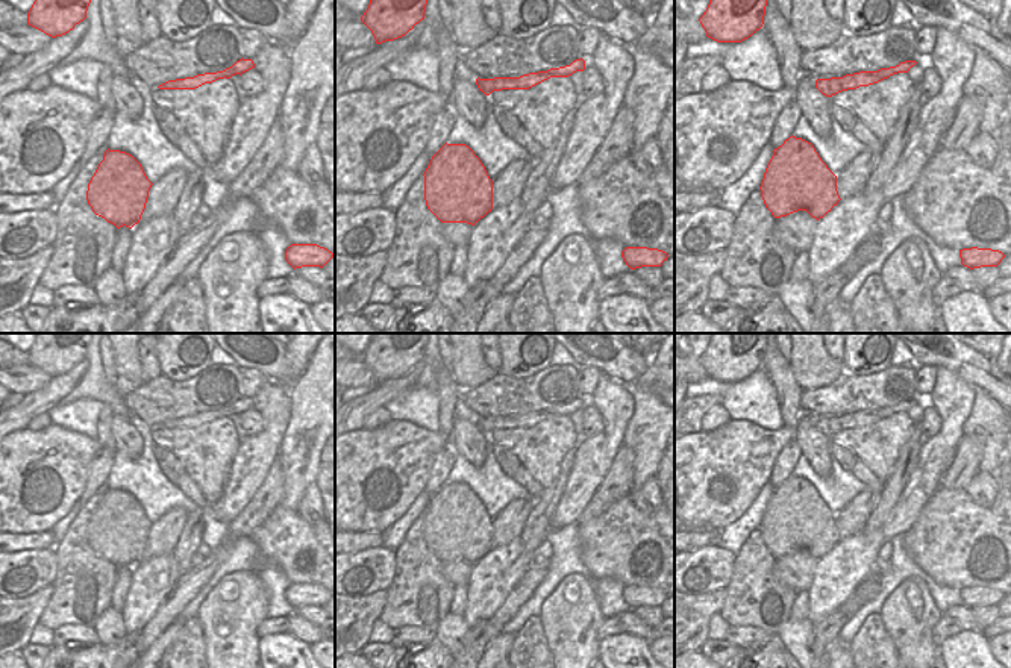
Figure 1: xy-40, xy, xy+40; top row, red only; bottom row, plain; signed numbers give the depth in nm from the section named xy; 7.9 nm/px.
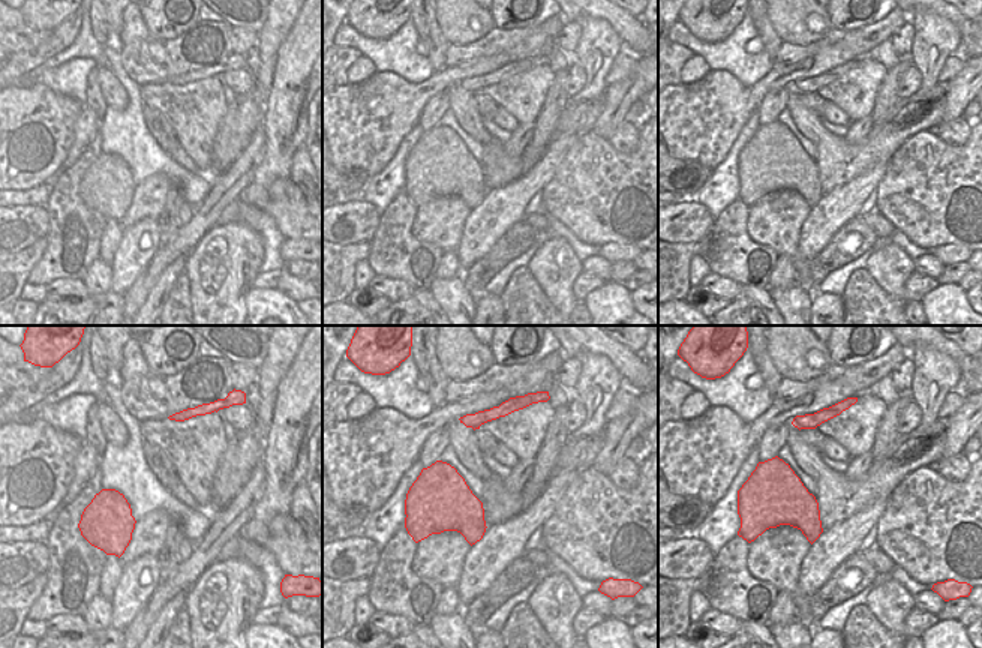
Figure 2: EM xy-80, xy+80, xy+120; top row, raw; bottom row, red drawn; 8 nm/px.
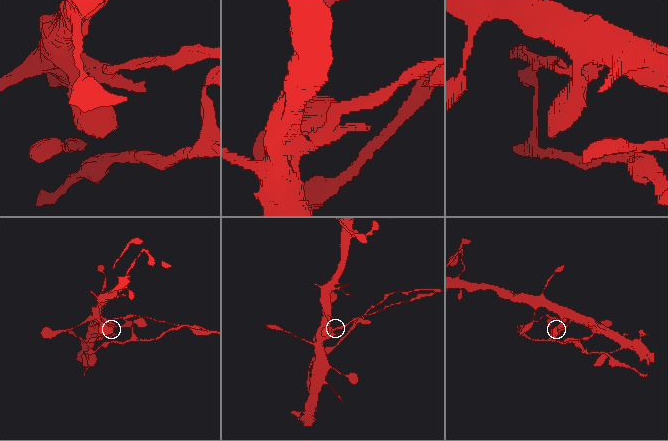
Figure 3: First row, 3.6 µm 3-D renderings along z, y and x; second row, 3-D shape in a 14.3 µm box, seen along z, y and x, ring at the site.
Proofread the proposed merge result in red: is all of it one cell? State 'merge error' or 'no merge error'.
merge error

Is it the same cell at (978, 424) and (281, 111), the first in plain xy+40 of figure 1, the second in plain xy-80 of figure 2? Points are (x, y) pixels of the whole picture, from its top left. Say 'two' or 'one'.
one

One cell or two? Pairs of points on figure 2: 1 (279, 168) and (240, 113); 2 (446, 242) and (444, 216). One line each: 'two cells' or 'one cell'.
1: two cells
2: one cell

